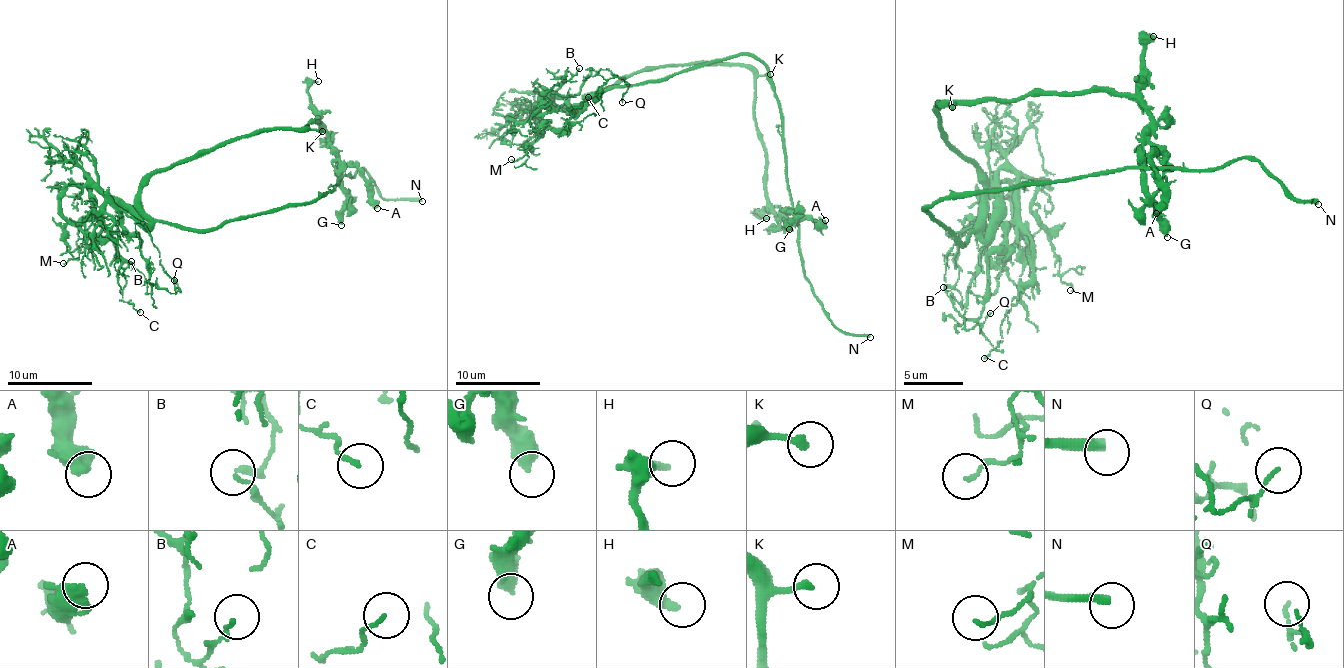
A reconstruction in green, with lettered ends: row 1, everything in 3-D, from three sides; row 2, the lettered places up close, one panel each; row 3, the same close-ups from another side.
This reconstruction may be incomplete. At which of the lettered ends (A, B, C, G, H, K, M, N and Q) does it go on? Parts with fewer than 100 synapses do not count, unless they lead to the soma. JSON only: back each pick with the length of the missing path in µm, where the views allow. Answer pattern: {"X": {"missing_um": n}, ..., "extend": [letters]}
{"N": {"missing_um": 30}, "extend": ["N"]}

